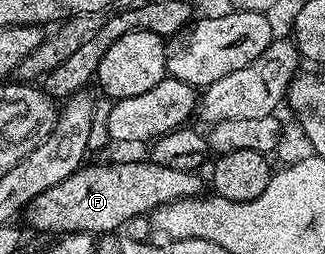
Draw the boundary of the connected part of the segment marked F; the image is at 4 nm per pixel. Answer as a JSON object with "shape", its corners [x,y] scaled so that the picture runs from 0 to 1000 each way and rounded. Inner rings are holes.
{"shape":[[[440,630],[440,638],[338,638],[329,654],[255,650],[209,709],[123,756],[74,823],[80,874],[92,890],[120,890],[129,906],[225,909],[231,921],[283,921],[311,929],[385,894],[397,858],[458,846],[483,811],[532,795],[538,780],[582,776],[600,748],[597,720],[612,689],[597,677],[542,677],[492,646]]]}

